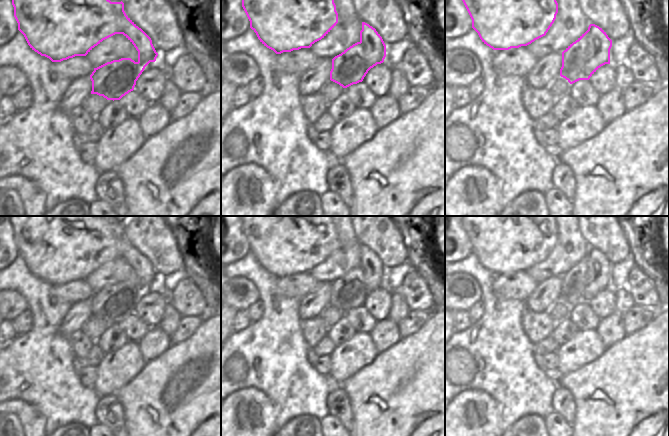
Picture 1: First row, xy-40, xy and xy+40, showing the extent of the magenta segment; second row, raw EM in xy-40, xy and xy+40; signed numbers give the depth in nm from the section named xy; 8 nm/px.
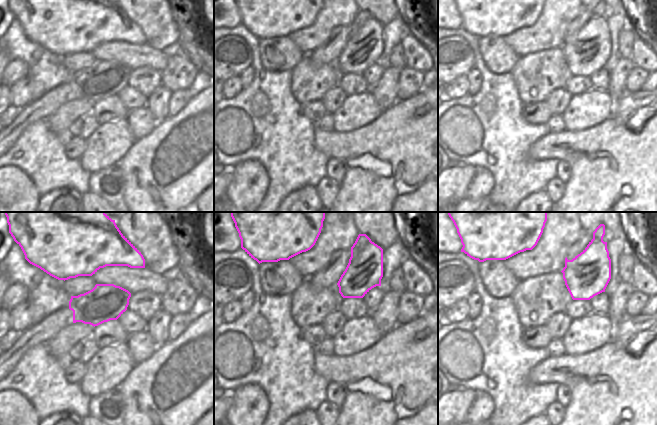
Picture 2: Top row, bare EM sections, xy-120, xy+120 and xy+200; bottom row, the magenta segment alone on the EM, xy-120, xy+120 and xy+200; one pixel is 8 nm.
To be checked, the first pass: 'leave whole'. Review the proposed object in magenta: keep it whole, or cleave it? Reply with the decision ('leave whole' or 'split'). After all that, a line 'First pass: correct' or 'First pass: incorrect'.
split
First pass: incorrect

